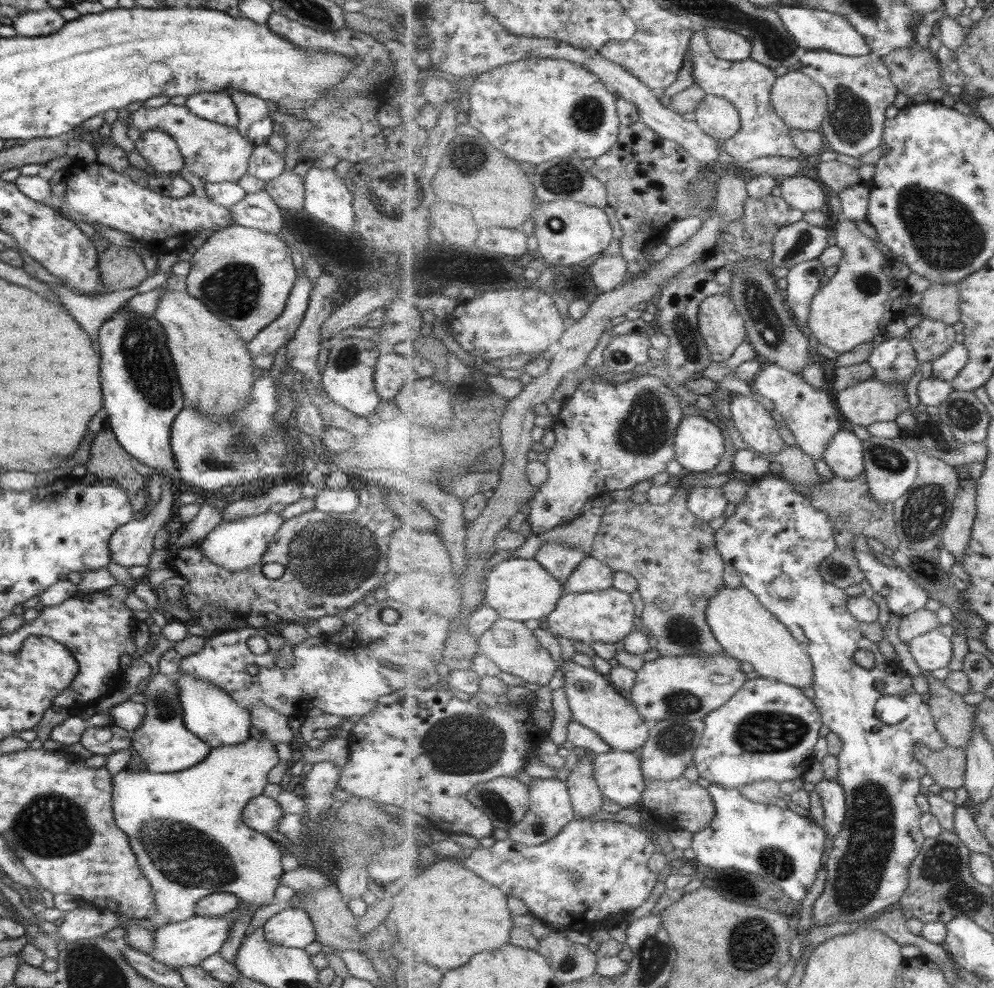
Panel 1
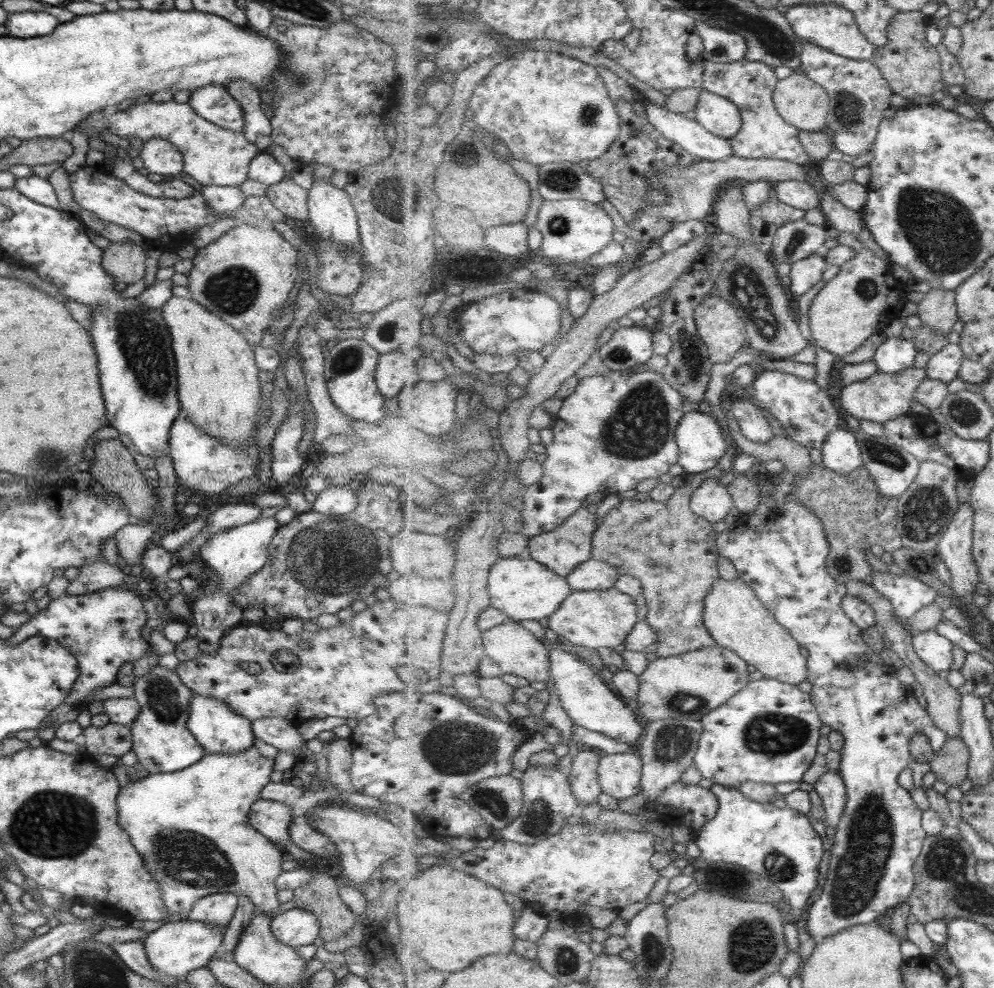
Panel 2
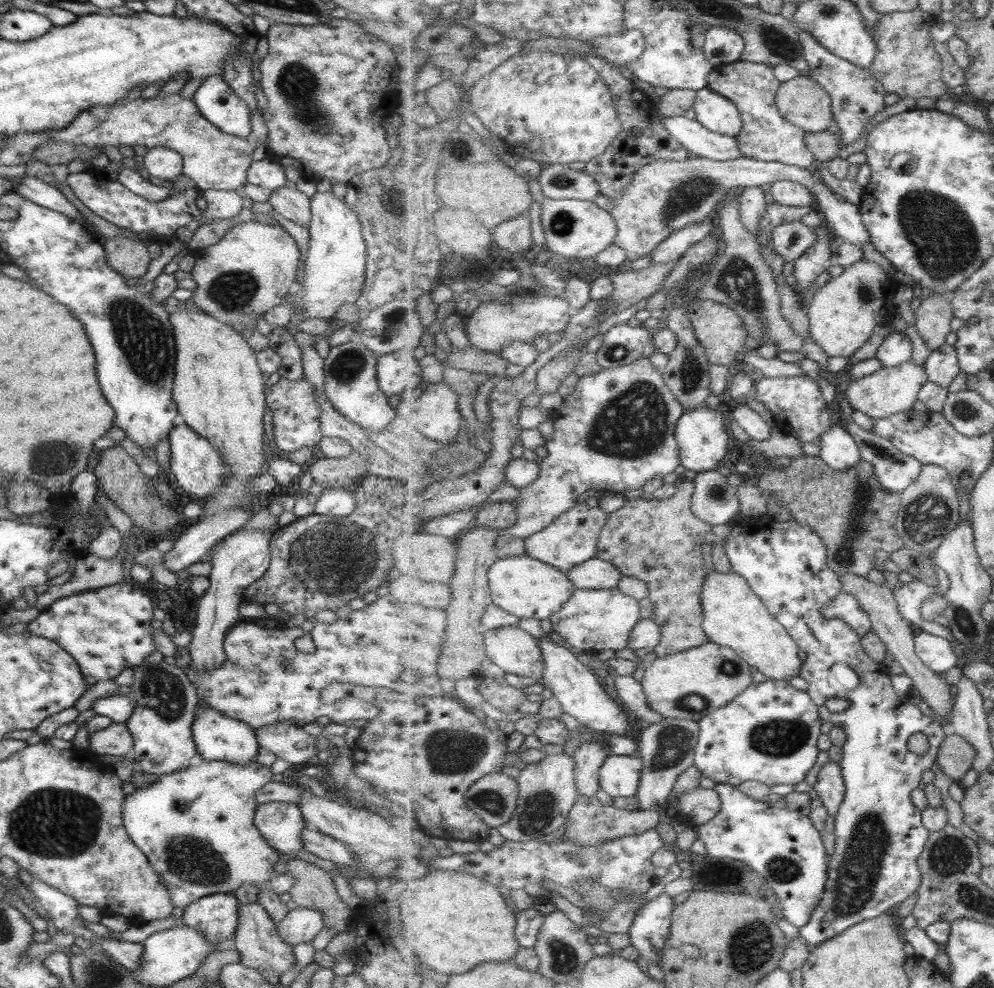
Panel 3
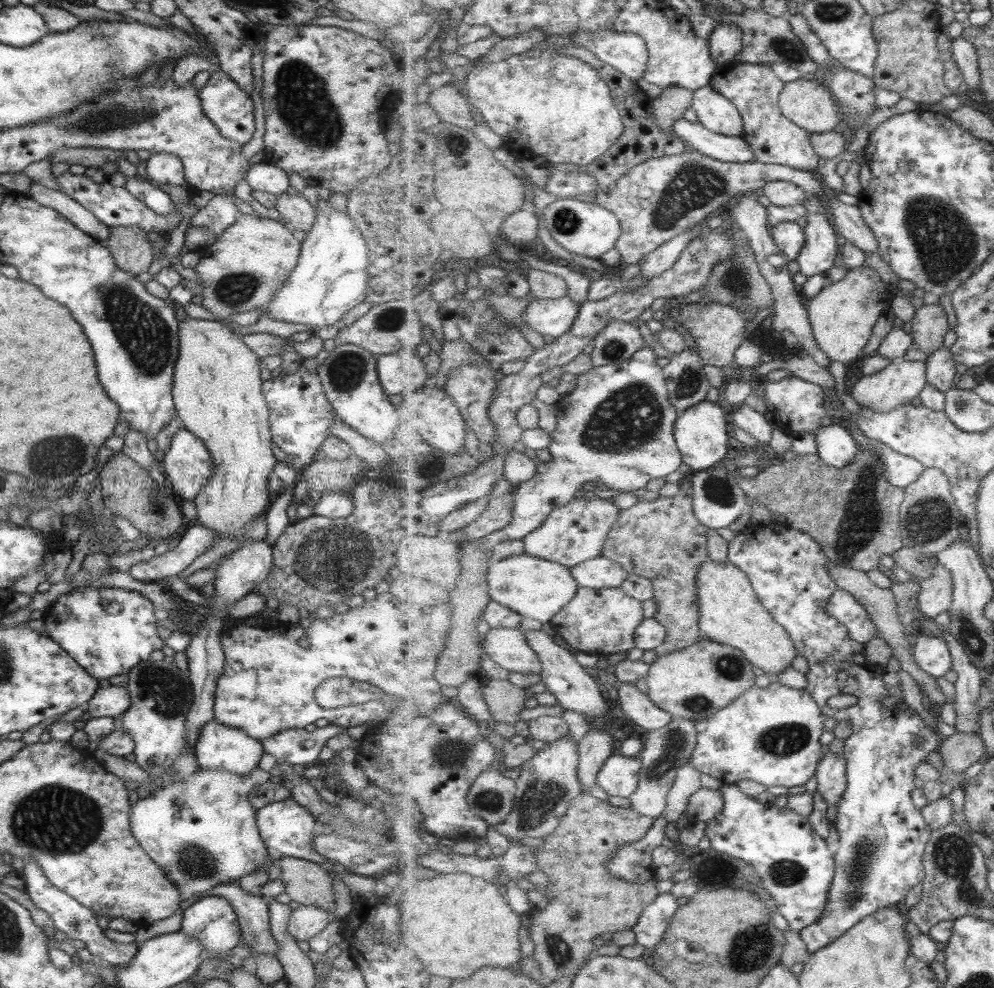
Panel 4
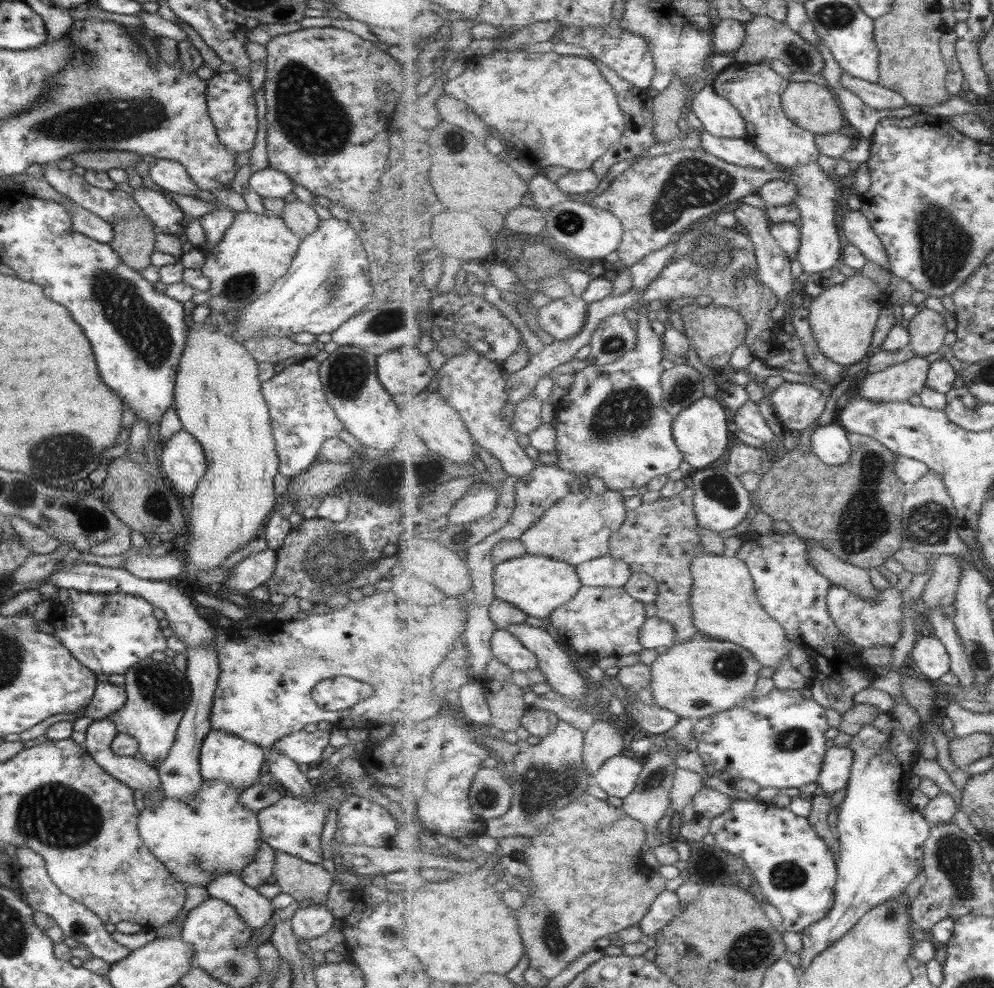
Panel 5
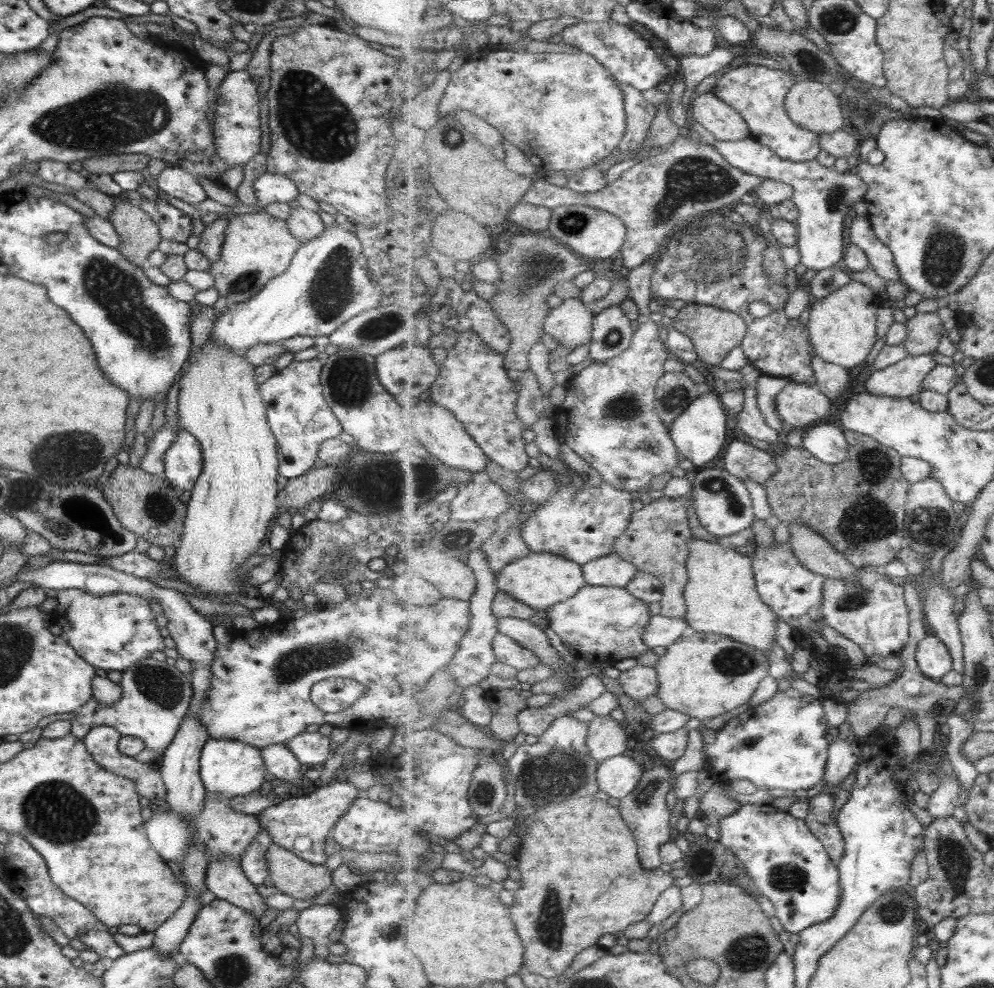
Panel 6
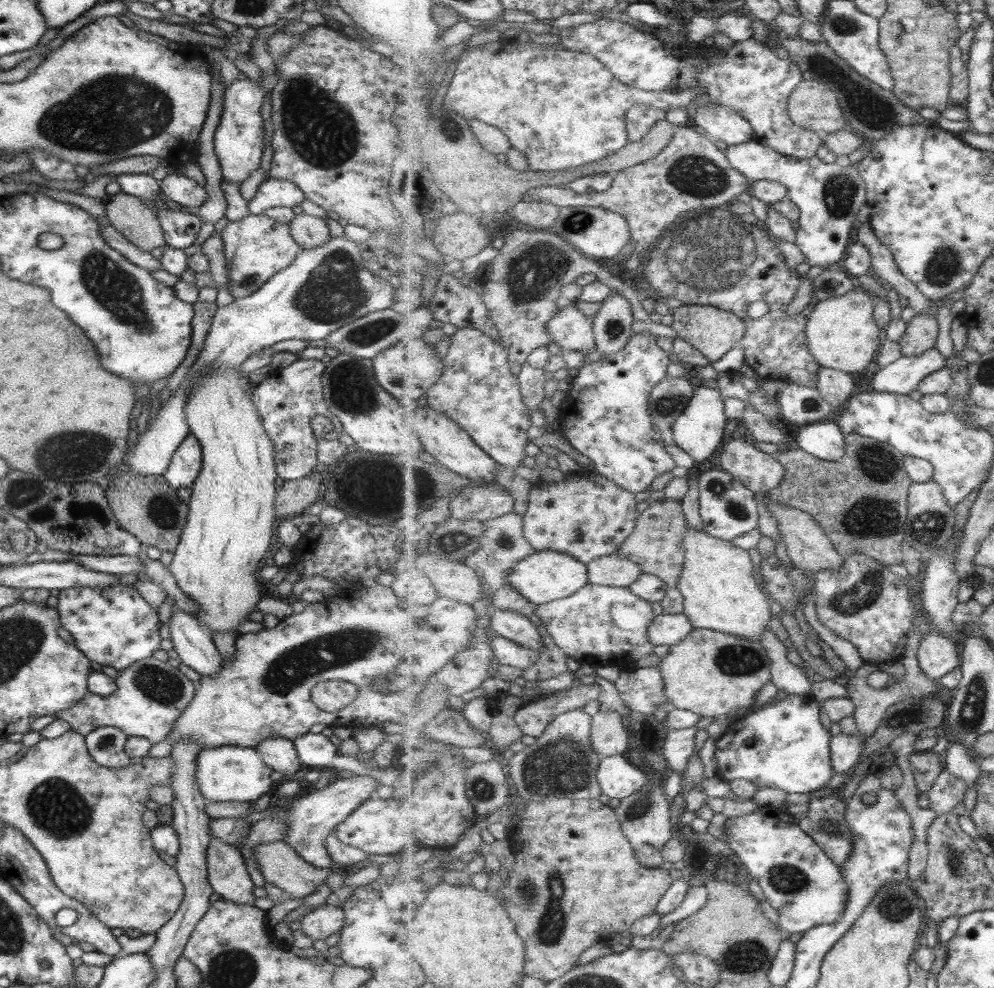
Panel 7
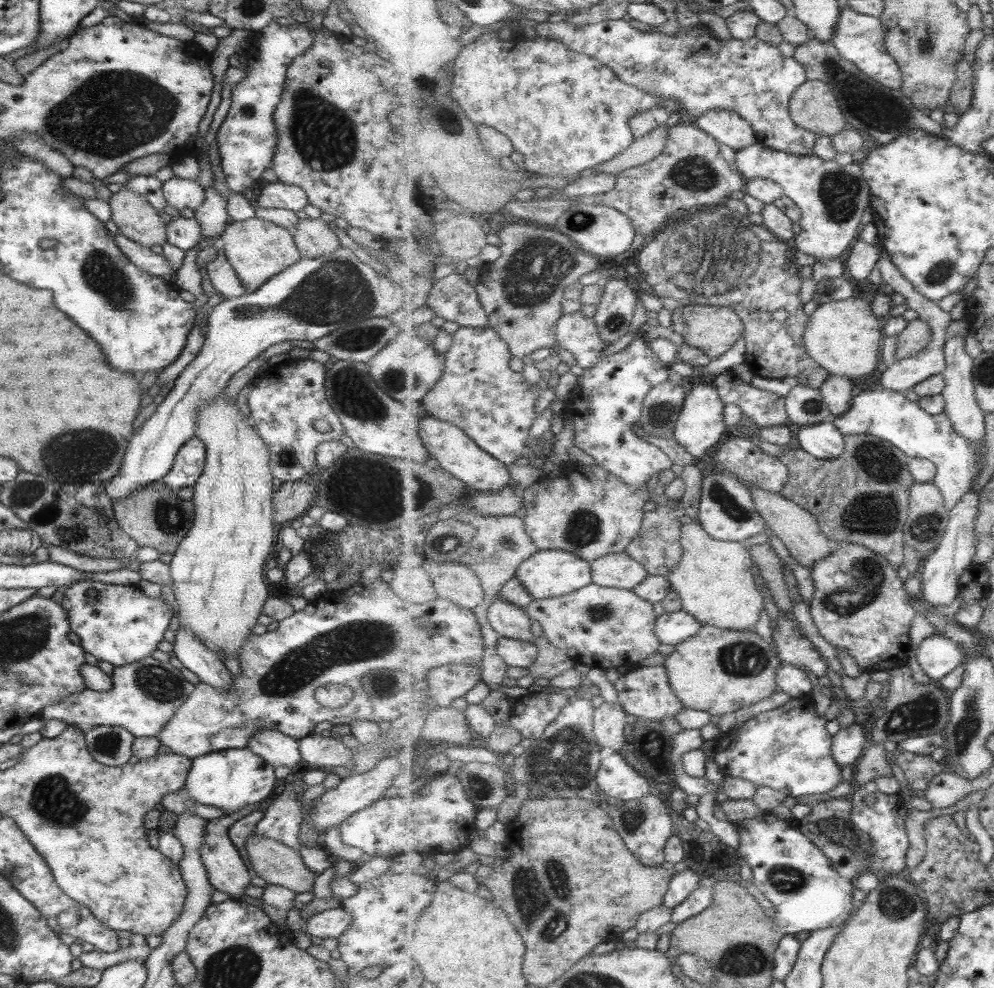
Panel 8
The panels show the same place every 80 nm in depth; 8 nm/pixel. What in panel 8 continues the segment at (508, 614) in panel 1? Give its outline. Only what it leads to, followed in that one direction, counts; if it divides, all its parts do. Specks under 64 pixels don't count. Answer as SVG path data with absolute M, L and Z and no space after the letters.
M540 550L530 559L527 559L516 573L516 578L523 583L531 596L537 598L555 598L578 591L580 588L587 587L594 583L594 570L591 562L583 560L574 552L552 550Z

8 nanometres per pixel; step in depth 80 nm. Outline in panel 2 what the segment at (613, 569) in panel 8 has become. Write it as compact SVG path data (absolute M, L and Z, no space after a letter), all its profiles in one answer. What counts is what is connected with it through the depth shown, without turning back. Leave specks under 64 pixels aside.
M595 558L587 560L575 568L566 580L571 588L577 591L598 591L613 588L618 583L621 574L615 566Z

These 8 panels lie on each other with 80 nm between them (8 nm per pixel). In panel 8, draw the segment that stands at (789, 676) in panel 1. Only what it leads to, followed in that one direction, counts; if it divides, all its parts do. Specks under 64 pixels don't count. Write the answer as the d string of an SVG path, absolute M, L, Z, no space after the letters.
M682 515L682 547L681 563L668 580L680 594L683 610L690 612L703 626L754 630L765 604L753 578L755 564L749 548L741 542L717 540L697 518L687 515Z

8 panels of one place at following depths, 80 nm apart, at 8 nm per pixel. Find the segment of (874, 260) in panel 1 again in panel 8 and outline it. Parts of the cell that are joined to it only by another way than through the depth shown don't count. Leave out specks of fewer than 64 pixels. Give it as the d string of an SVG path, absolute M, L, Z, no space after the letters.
M853 295L847 300L838 300L819 304L811 315L804 332L807 340L807 352L830 373L856 380L869 376L875 372L879 364L879 352L881 342L884 341L881 334L881 324L874 315L872 303Z

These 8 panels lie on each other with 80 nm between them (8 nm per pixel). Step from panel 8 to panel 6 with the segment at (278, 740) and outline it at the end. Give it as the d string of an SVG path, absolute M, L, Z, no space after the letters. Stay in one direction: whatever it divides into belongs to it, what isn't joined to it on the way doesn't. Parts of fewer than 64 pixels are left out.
M275 743L259 748L265 770L272 778L283 780L287 786L302 786L299 768L301 763L288 751L284 743Z

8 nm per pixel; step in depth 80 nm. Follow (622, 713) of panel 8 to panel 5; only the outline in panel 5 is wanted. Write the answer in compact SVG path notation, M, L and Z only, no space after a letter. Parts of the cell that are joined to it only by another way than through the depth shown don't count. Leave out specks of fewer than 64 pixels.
M595 720L585 732L584 758L586 767L593 776L608 758L626 753L621 732L603 720Z

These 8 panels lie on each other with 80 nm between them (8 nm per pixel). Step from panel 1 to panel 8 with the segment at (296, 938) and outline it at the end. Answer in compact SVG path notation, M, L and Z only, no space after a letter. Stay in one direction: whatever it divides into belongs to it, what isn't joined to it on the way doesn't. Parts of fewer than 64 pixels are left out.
M337 905L329 910L315 913L307 919L303 928L305 928L306 935L309 935L309 937L338 939L348 928L350 922L349 914Z

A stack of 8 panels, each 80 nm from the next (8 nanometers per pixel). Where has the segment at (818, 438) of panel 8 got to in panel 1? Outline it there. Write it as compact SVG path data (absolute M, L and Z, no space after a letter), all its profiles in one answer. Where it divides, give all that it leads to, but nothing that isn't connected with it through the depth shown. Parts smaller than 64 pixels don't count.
M839 430L823 458L832 473L841 479L857 479L866 472L862 441L847 430Z

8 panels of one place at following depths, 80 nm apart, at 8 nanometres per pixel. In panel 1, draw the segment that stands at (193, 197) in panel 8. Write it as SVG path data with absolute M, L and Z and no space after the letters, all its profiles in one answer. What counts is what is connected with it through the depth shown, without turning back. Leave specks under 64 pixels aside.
M149 129L134 141L134 150L139 153L154 172L177 174L184 166L178 146L165 131Z

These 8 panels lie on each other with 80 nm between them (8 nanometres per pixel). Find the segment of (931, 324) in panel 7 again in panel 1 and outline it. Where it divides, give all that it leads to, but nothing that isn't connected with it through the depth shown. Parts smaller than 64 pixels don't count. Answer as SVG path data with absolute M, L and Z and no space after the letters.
M931 283L923 292L918 310L933 320L952 325L961 321L960 292L956 284Z

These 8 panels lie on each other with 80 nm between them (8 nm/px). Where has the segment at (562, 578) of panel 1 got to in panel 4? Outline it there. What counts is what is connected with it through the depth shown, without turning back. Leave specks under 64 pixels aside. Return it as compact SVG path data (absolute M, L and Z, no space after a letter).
M580 494L571 500L571 503L555 509L541 528L528 534L522 541L531 556L554 561L569 568L575 567L577 564L602 556L610 530L618 522L621 512L623 510L613 504L613 498L603 500L599 496Z

